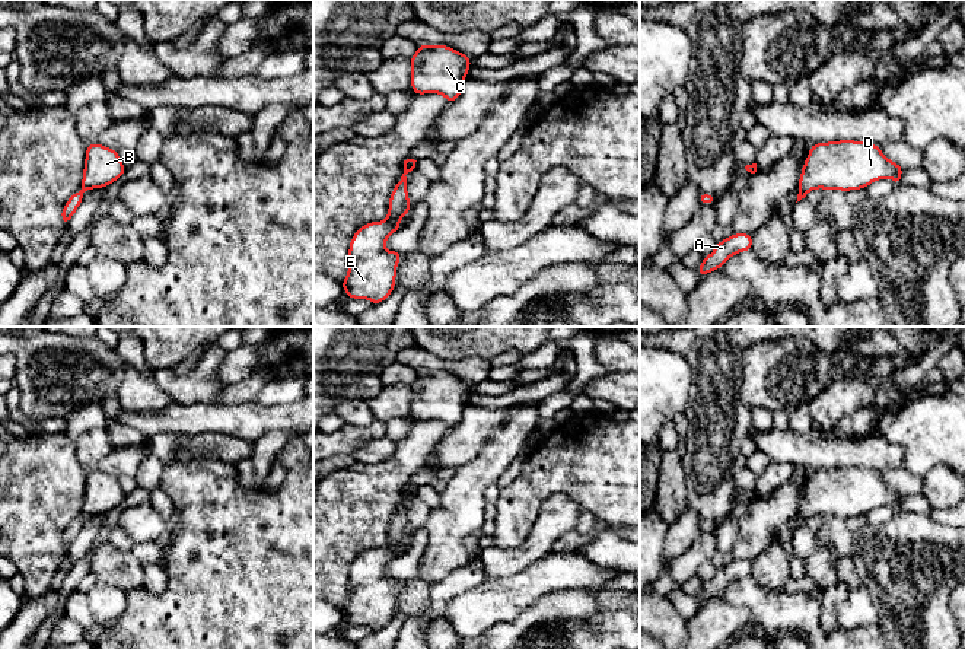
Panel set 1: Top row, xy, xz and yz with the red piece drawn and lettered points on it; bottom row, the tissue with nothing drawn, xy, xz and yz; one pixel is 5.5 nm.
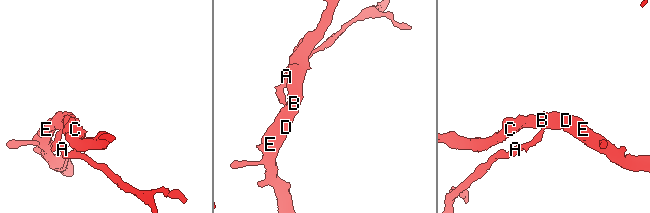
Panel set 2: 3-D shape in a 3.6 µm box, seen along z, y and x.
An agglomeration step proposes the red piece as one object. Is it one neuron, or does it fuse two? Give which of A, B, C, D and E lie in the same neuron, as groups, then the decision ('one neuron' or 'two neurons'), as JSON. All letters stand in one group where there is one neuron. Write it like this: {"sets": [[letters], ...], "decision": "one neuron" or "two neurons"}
{"sets": [["A"], ["B", "C", "D", "E"]], "decision": "two neurons"}

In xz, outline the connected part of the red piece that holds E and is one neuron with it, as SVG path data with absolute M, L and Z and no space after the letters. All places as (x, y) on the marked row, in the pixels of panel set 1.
M408 159L404 174L389 195L388 217L363 225L351 238L348 249L348 273L341 283L350 299L383 302L395 289L396 265L401 252L386 251L386 239L401 229L398 222L411 210L407 191L407 174L417 171L417 160Z

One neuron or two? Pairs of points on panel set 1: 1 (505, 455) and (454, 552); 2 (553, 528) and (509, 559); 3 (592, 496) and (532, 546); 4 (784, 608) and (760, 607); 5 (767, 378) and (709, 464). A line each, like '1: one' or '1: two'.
1: one
2: one
3: two
4: one
5: two

